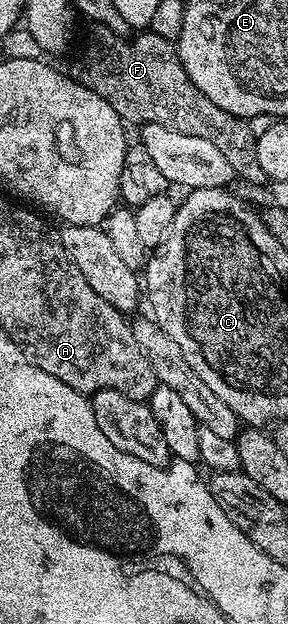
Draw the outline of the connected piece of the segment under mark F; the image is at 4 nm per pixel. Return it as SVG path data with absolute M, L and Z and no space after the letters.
M92 25L87 34L87 50L79 54L79 59L69 67L72 78L76 78L81 84L90 86L101 100L105 100L117 112L117 116L124 123L139 122L138 124L161 124L165 128L173 128L181 134L202 138L219 148L219 151L229 160L235 178L244 178L251 186L268 185L269 180L257 161L256 138L249 129L246 119L233 116L223 108L213 104L213 100L205 96L203 92L189 79L184 66L179 59L179 51L176 43L163 36L152 32L145 34L132 33L130 36L115 34L104 26Z

